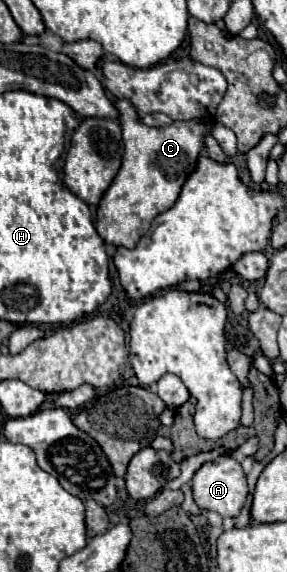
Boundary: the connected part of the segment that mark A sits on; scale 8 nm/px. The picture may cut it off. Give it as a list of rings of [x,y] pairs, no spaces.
[[[222,455],[216,461],[204,463],[192,477],[192,493],[194,493],[194,501],[200,509],[206,511],[216,511],[222,517],[236,517],[240,513],[240,509],[246,503],[248,497],[248,485],[246,485],[246,475],[240,467],[240,463],[230,457],[230,455]]]

